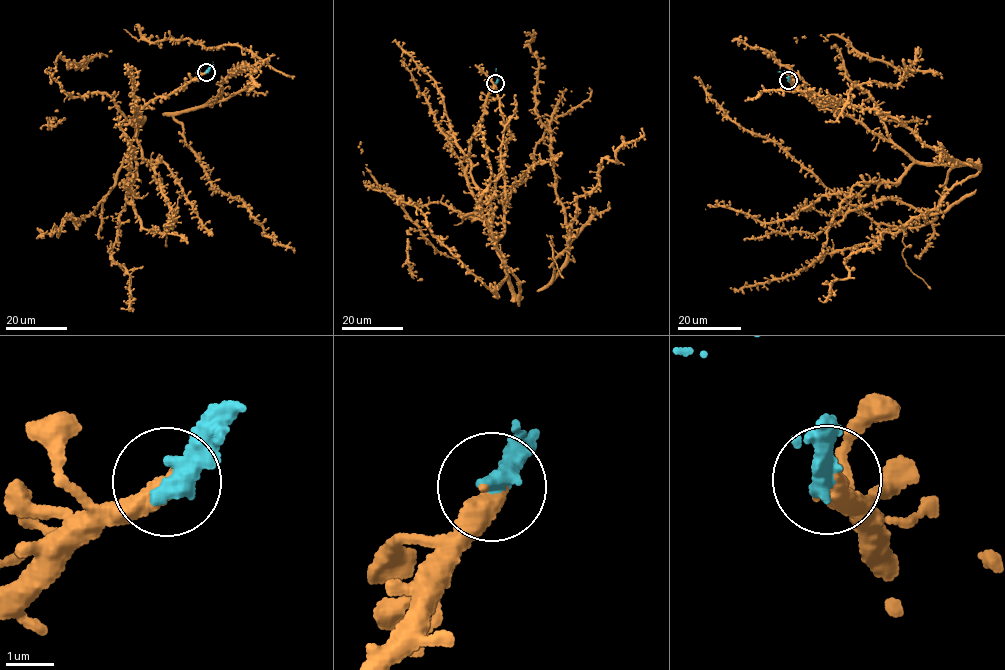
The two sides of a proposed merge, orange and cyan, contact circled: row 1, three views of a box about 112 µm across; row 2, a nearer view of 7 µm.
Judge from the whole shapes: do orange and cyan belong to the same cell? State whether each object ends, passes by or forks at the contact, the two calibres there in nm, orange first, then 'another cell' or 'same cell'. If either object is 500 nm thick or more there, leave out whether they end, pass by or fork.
orange ends there; cyan ends there; 460 nm thick on the orange side, 440 nm on the other; same cell

